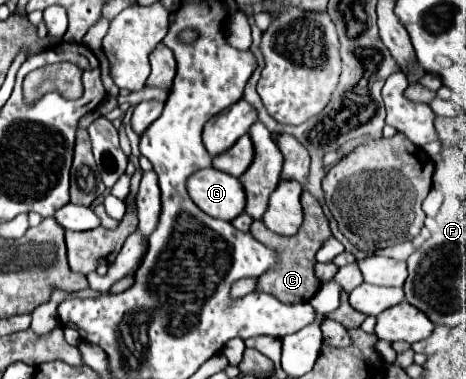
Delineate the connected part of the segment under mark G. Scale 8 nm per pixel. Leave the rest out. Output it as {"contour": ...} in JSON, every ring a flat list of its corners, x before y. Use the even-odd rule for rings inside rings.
{"contour":[[200,169,186,181,190,199,206,213,216,219,232,221,244,211,246,197,242,183,218,169]]}

